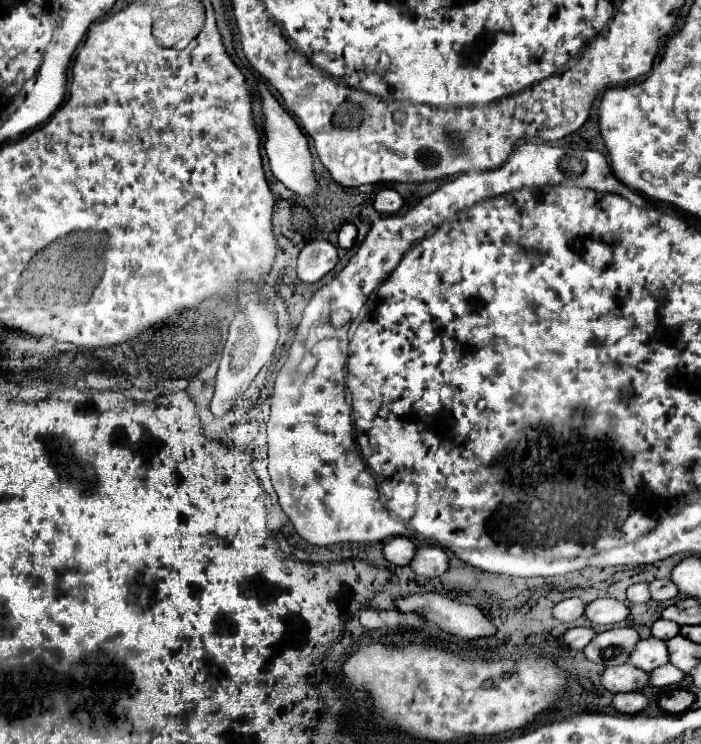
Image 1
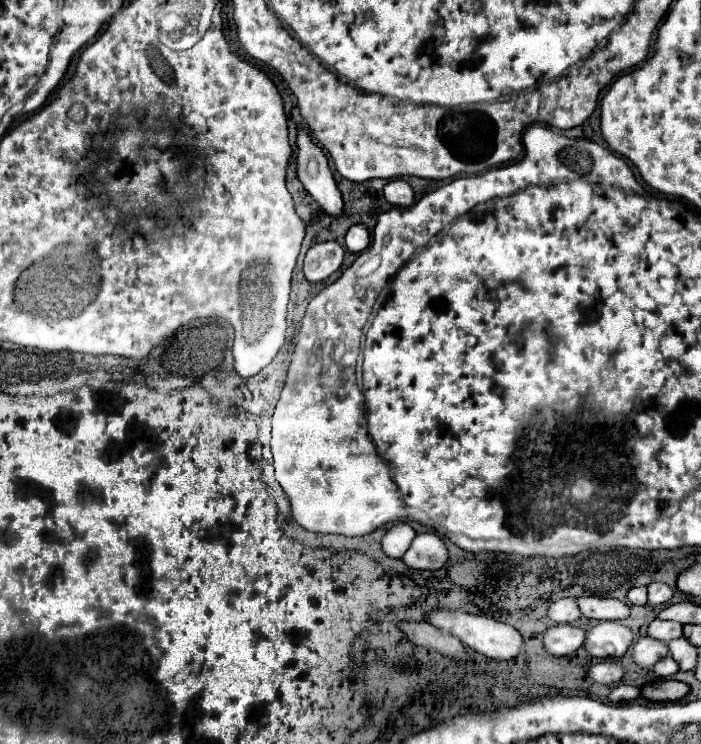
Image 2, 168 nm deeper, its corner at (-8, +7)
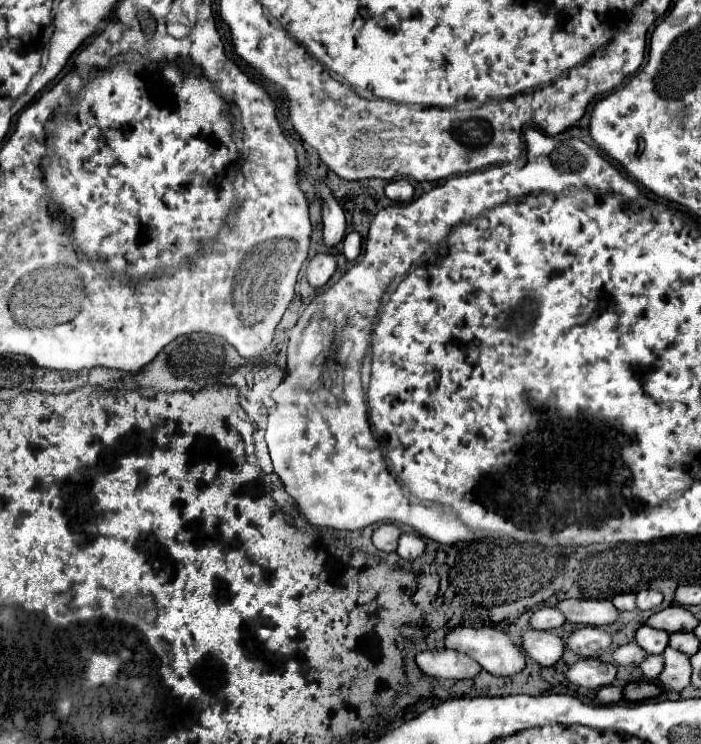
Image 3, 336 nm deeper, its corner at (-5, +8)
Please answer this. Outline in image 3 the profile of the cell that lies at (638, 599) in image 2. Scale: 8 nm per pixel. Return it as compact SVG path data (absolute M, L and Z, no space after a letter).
M623 593L613 597L613 605L617 611L633 611L635 609L635 595L633 593Z

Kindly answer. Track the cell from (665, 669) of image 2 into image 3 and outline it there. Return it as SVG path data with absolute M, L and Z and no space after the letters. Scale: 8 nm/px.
M647 655L645 661L641 661L639 669L645 675L645 679L649 679L649 681L657 679L657 675L663 669L663 655Z

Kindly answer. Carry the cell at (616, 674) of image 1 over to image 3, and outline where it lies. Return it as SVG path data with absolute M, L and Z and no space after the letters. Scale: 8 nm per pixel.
M579 659L567 669L565 677L573 685L587 687L587 689L599 689L599 687L613 683L615 673L617 673L615 665L605 663L601 659Z

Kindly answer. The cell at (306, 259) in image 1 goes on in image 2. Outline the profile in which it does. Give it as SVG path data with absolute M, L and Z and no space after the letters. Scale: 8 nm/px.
M332 240L318 242L306 252L304 276L310 282L322 282L342 266L342 260L344 260L344 246Z

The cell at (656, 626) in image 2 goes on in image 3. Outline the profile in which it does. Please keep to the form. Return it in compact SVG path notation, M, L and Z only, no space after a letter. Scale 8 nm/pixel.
M643 625L639 631L637 631L637 637L635 637L637 645L647 651L647 653L663 653L667 643L669 643L669 635L665 631L657 631L653 627L647 627Z

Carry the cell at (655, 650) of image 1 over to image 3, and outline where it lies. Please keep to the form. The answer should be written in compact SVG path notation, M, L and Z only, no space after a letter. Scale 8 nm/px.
M627 643L627 645L621 645L621 647L617 647L617 649L613 651L613 663L637 667L637 665L643 661L645 655L647 655L647 653L641 651L641 649L637 647L637 643Z

